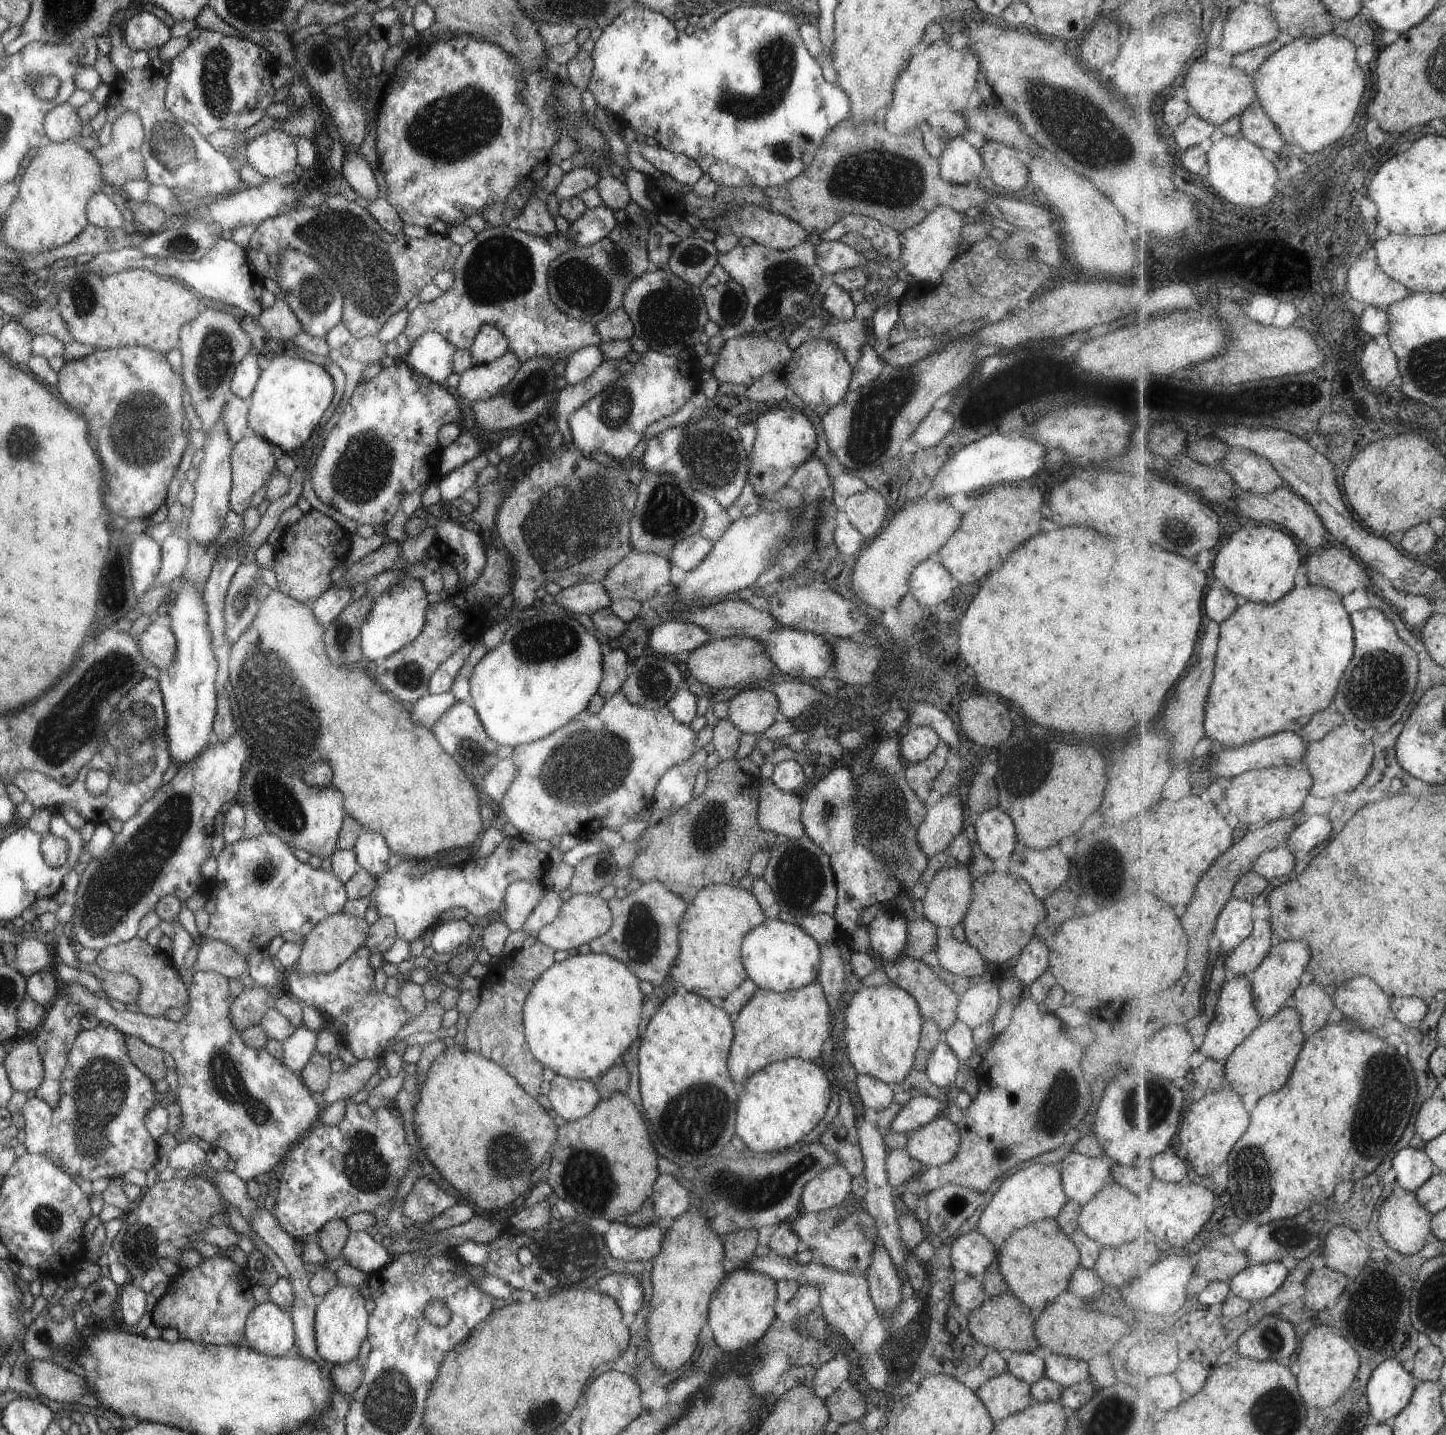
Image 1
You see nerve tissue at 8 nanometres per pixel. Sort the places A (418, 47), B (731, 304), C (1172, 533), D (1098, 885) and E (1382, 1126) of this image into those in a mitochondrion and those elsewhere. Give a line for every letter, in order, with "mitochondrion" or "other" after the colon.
A: other
B: mitochondrion
C: mitochondrion
D: other
E: mitochondrion

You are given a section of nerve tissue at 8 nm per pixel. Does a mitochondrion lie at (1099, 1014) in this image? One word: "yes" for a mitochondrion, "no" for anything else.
no

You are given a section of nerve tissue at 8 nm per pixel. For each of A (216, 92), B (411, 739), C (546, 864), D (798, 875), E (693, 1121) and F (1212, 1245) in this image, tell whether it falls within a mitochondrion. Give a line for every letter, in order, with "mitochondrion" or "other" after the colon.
A: mitochondrion
B: other
C: other
D: mitochondrion
E: mitochondrion
F: other

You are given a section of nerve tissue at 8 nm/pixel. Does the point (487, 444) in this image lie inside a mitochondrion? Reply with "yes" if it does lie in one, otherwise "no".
no

